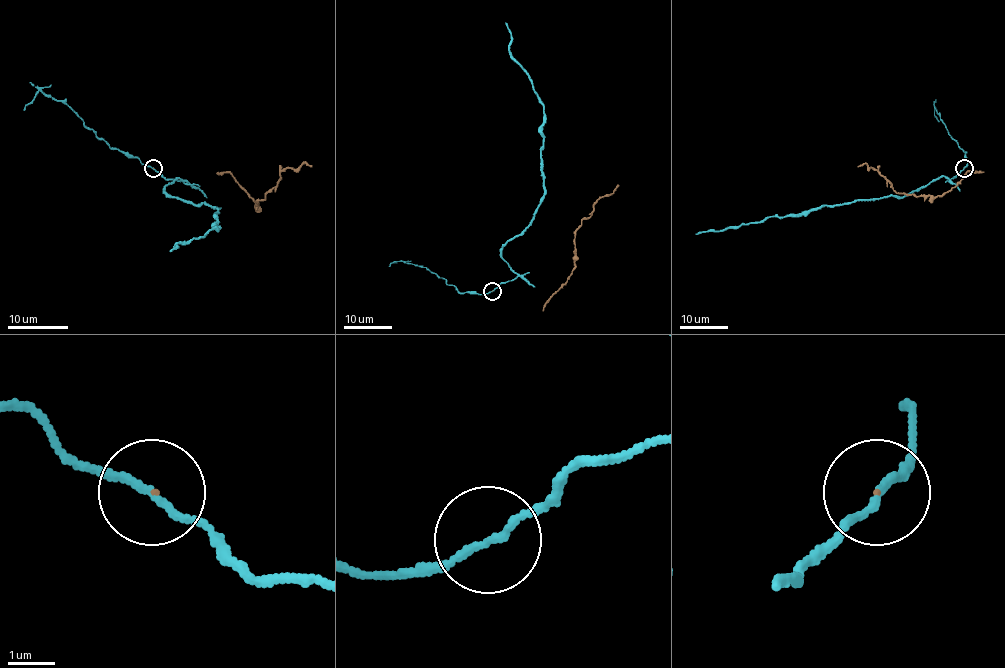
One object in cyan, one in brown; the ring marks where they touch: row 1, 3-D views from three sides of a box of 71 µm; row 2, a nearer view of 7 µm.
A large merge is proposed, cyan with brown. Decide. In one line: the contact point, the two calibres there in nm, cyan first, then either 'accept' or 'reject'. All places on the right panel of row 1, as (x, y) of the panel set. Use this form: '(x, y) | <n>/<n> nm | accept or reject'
(964, 168) | 140/30 nm | reject

